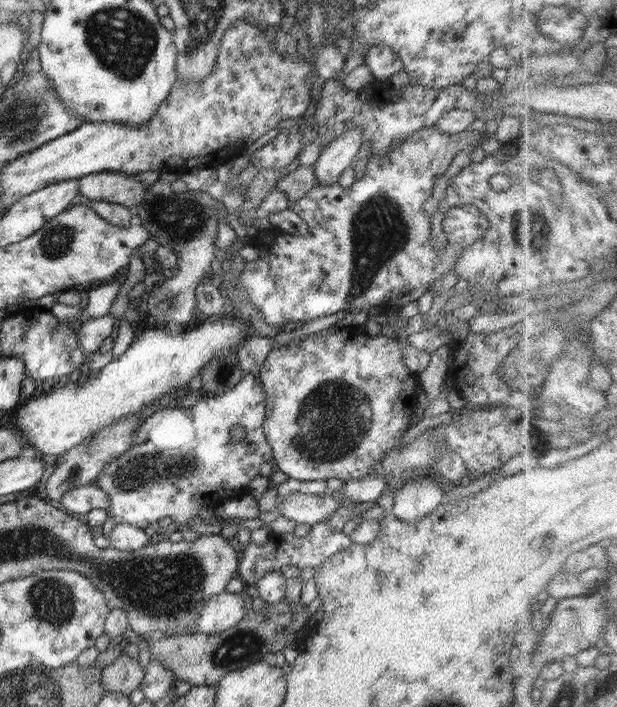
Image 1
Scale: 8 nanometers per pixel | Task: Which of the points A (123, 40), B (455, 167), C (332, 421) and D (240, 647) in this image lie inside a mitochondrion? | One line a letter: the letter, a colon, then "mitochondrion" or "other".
A: mitochondrion
B: other
C: mitochondrion
D: mitochondrion

